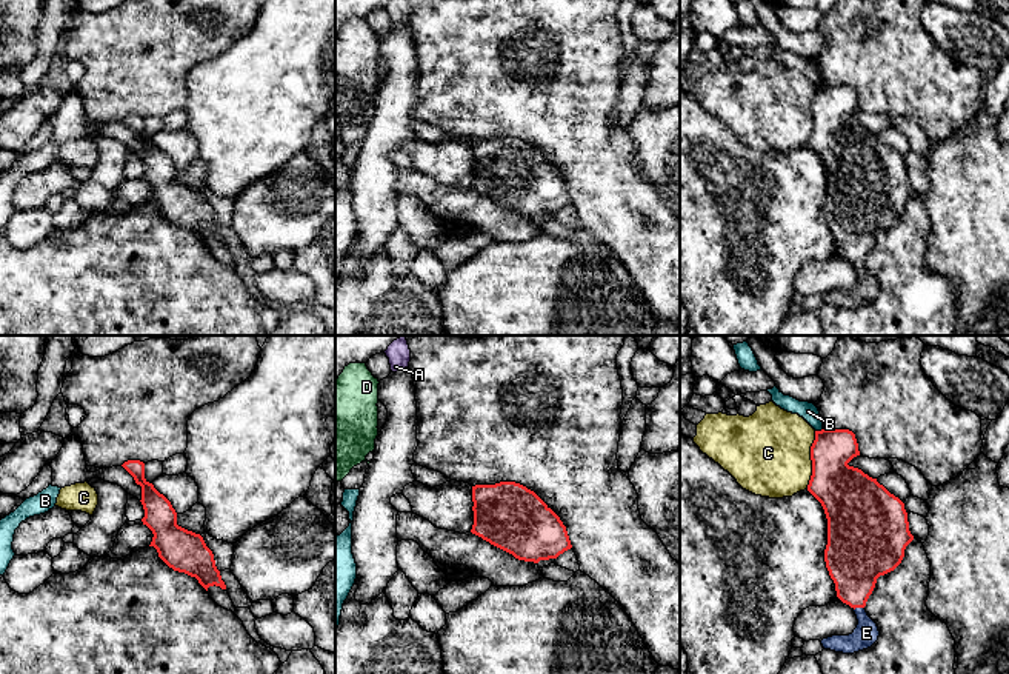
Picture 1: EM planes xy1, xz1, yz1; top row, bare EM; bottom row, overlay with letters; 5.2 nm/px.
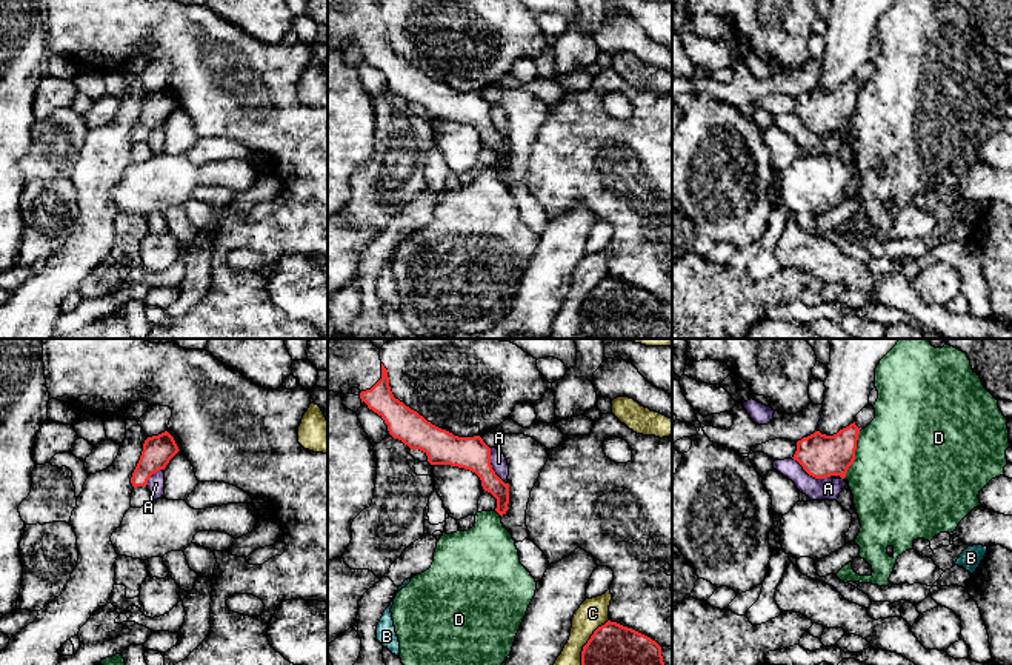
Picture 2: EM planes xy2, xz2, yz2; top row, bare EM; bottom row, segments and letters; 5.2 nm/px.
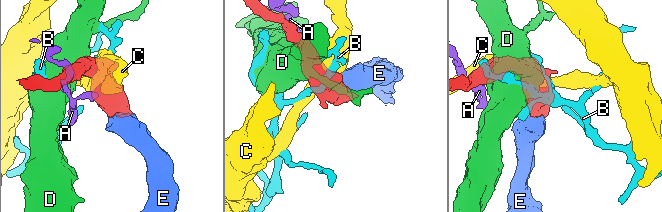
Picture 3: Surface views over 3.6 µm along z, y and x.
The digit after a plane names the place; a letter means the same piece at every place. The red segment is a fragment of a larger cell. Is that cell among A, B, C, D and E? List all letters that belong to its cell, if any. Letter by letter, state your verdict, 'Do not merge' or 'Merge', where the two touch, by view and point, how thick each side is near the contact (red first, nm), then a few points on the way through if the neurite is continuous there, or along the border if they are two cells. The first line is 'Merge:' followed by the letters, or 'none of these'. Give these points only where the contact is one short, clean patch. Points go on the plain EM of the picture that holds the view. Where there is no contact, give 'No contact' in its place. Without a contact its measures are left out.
Merge: E
A: Do not merge. Touches red at yz2 (811, 130). Thickness 220 nm (red) against 120 nm. Boundary: yz2 (792, 113), (809, 130), (829, 133)
B: Do not merge. Touches red at yz1 (819, 86). Thickness 220 nm (red) against 90 nm
C: Do not merge. Touches red at xz2 (583, 302). Thickness 420 nm (red) against 160 nm
D: Do not merge. Touches red at yz2 (854, 110). Thickness 220 nm (red) against 500 nm
E: Merge. Touches red at yz1 (859, 262). Thickness 300 nm (red) against 130 nm. Path across: yz1 (855, 214), (855, 253), (859, 262), (866, 288)

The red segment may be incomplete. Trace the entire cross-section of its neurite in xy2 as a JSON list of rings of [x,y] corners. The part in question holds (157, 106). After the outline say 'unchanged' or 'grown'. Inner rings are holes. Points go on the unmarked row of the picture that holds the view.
[[[168,86],[148,92],[143,99],[140,115],[131,132],[132,142],[146,142],[151,131],[165,125],[178,106],[180,105],[174,92]]] | unchanged

